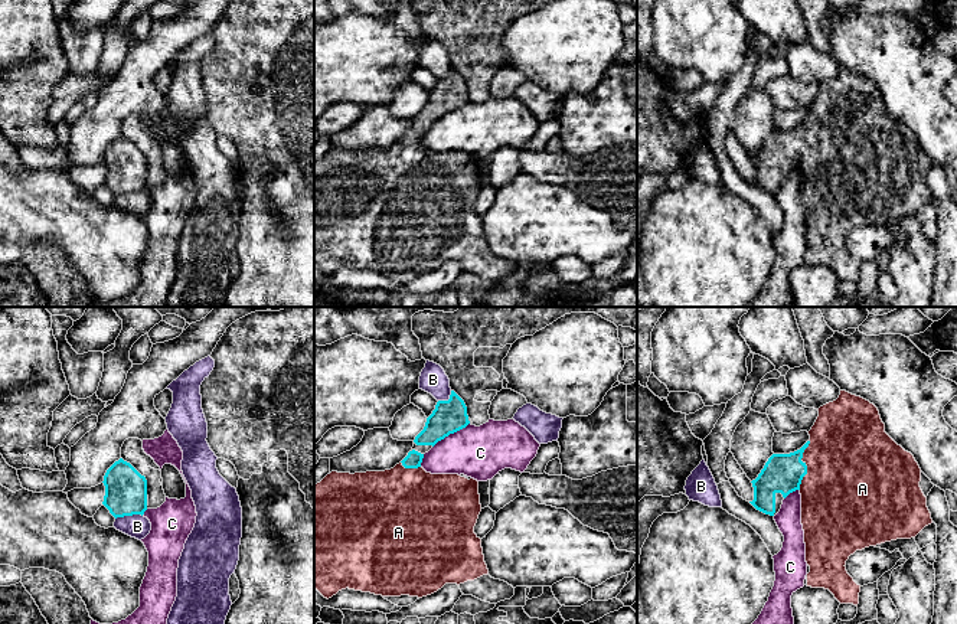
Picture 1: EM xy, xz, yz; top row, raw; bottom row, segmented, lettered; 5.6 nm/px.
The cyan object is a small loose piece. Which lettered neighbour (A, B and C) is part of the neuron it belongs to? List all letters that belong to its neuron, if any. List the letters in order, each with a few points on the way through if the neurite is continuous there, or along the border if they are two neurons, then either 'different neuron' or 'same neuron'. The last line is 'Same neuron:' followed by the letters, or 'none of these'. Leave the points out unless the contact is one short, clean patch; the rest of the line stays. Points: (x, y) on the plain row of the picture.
A: same neuron
B: different neuron
C: border along xz (469, 100), (441, 116), (433, 124); different neuron
Same neuron: A

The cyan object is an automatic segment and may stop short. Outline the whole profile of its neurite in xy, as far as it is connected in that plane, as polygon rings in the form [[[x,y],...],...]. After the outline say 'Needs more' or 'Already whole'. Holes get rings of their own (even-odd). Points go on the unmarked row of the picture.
[[[120,135],[104,153],[102,182],[117,195],[144,192],[147,187],[147,157],[130,140]]]. Already whole

